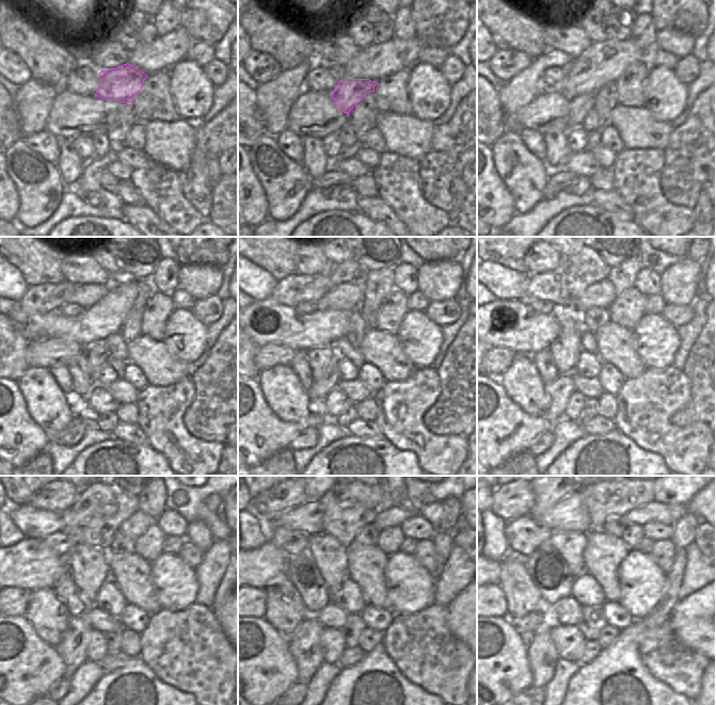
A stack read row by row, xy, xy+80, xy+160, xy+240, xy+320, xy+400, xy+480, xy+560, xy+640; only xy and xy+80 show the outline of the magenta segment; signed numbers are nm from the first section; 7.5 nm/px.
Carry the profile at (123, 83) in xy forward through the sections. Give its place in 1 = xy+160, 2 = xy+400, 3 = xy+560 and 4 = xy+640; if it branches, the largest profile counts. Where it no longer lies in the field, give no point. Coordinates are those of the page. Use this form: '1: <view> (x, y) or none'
1: xy+160 (579, 106)
2: xy+400 (558, 391)
3: xy+560 (305, 642)
4: xy+640 (542, 655)

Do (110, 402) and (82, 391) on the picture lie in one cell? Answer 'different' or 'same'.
different

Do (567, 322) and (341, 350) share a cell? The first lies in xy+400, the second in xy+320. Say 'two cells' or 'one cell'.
two cells

